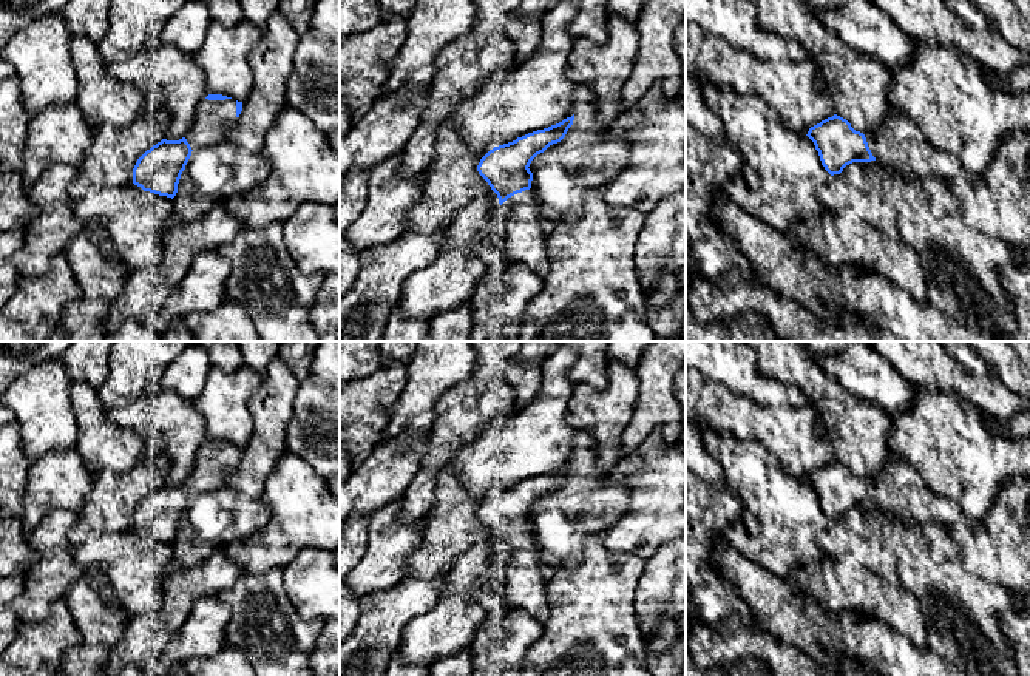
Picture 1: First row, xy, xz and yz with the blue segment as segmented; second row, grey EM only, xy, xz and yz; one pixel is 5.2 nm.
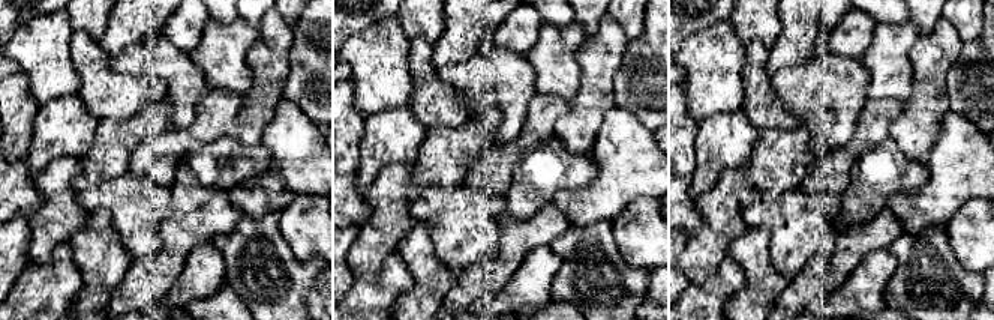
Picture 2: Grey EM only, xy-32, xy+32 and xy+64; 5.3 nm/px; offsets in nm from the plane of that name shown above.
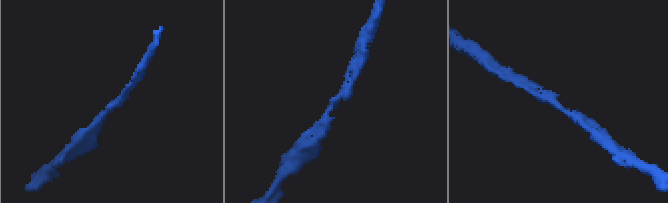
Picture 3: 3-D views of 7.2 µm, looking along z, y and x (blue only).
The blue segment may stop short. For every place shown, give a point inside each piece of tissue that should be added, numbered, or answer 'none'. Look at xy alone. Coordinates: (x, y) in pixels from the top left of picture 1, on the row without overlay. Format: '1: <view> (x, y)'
1: xy (213, 463)

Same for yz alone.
1: yz (899, 490)

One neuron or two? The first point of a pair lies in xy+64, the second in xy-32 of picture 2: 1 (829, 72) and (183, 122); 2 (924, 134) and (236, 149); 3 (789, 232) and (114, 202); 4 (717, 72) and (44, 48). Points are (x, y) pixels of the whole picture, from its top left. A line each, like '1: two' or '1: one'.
1: one
2: two
3: one
4: one

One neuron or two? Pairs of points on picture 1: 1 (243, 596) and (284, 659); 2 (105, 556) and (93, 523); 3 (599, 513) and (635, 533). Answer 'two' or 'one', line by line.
1: one
2: two
3: two

